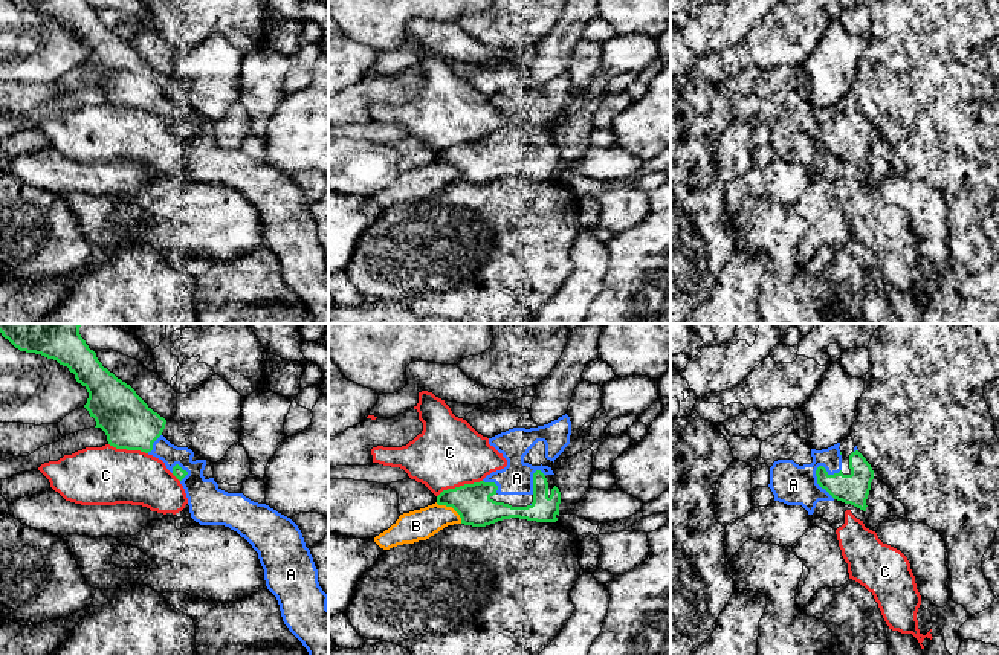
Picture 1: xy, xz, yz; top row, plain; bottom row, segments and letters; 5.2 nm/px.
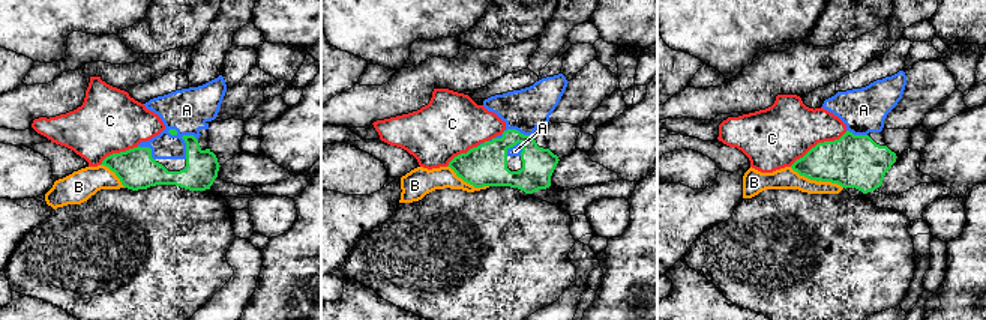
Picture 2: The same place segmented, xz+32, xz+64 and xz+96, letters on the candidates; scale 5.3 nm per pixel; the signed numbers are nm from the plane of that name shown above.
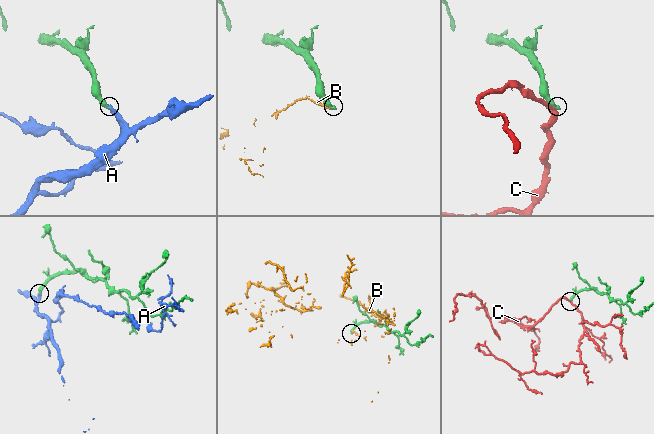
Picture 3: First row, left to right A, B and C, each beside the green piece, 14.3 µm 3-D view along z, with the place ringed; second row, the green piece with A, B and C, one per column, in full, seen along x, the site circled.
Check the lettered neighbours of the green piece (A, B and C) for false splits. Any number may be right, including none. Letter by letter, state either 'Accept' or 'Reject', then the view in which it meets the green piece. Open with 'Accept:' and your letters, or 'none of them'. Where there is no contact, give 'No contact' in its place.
Accept: A
A: Accept. Touches green in yz
B: Reject. Touches green in xz
C: Reject. Touches green in xz

